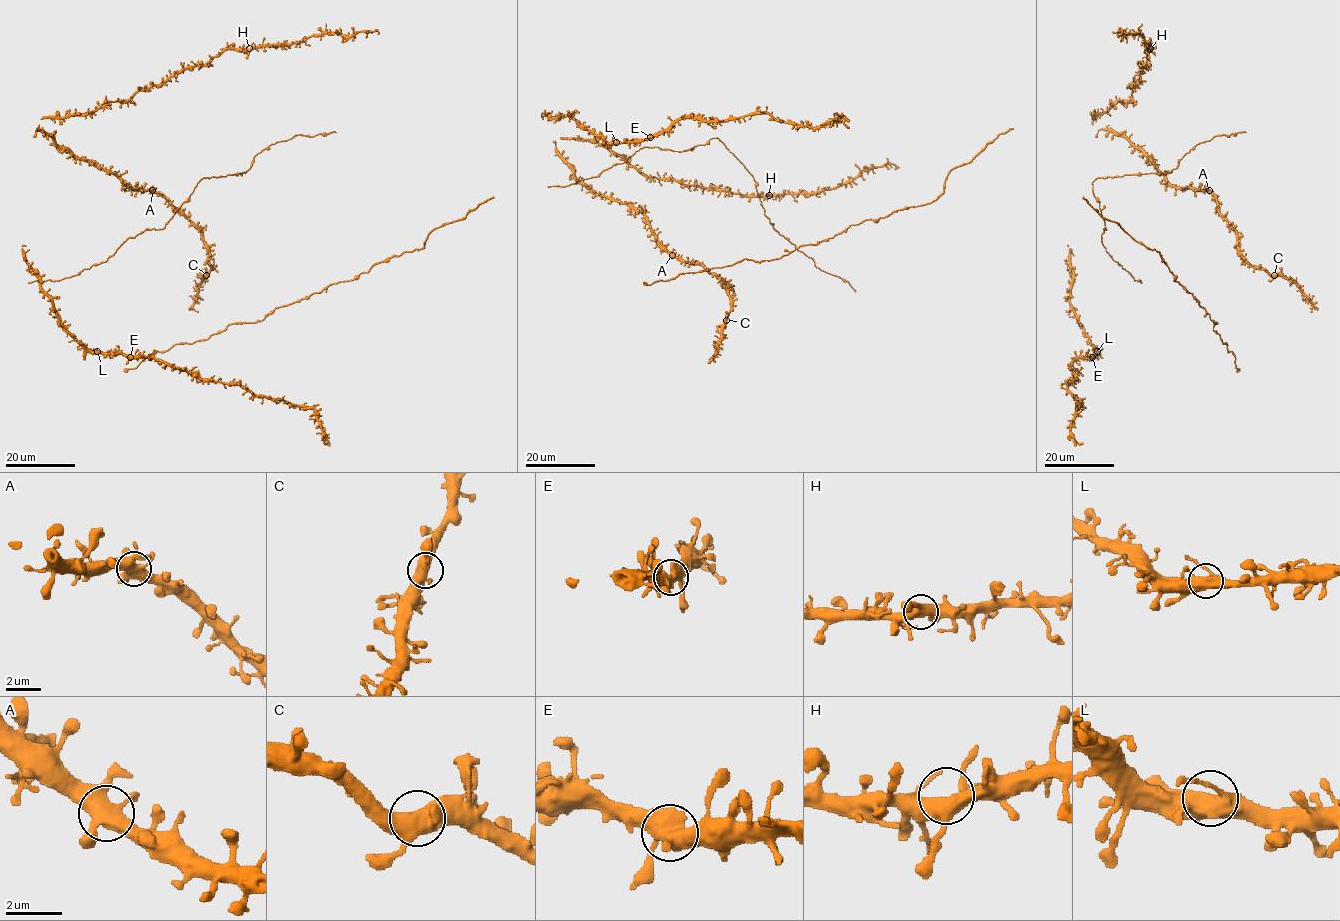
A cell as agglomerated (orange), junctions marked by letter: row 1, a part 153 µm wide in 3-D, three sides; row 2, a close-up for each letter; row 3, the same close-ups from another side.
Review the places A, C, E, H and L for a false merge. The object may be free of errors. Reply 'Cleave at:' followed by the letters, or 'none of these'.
Cleave at: none of these

